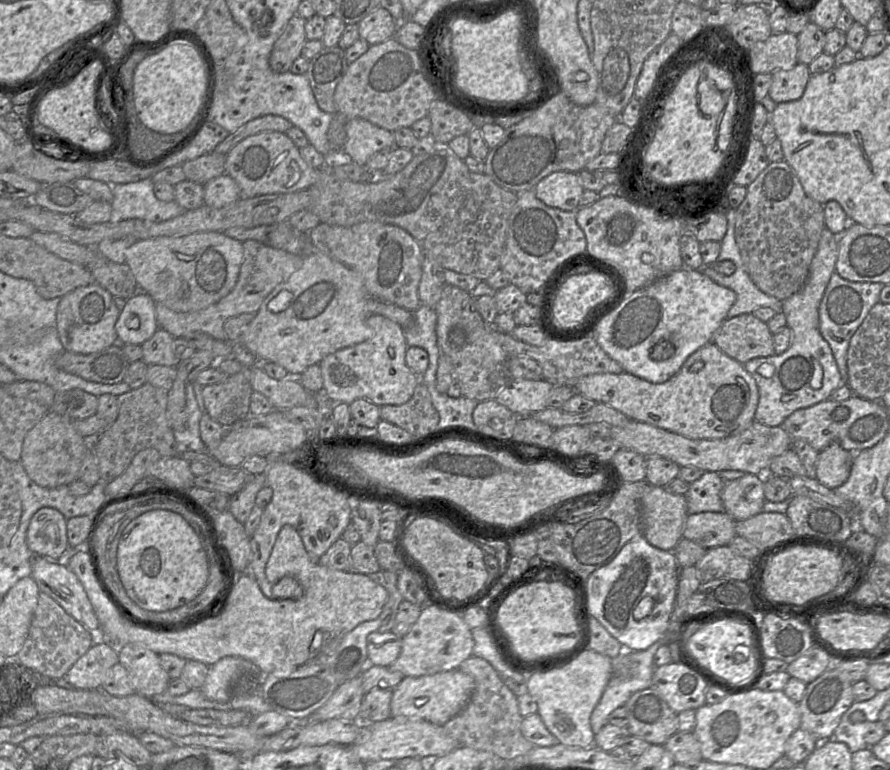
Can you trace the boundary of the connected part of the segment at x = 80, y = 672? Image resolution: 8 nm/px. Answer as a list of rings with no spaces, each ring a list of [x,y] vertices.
[[[99,640],[73,664],[64,678],[77,689],[100,689],[109,669],[117,663],[118,647]]]

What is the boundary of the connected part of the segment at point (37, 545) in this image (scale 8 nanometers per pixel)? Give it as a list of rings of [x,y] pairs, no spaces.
[[[40,508],[27,529],[26,543],[34,556],[59,559],[68,547],[67,520],[54,508]]]

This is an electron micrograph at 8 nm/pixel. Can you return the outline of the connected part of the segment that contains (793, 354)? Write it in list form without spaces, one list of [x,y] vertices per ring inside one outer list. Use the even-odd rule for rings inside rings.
[[[824,227],[806,282],[782,303],[781,312],[786,317],[786,326],[792,330],[791,346],[782,354],[754,358],[743,364],[754,378],[759,392],[754,421],[770,427],[781,426],[794,411],[830,399],[832,392],[843,383],[832,350],[820,333],[818,312],[825,289],[835,271],[837,256],[838,236]]]

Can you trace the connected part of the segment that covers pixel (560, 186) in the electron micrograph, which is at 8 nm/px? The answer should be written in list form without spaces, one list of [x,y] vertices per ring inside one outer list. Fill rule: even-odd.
[[[556,171],[543,178],[534,188],[537,198],[549,207],[563,211],[578,210],[584,188],[579,173]]]

